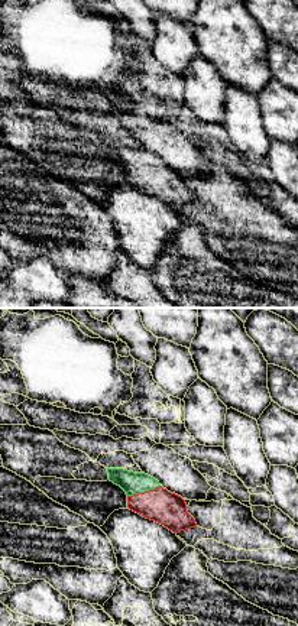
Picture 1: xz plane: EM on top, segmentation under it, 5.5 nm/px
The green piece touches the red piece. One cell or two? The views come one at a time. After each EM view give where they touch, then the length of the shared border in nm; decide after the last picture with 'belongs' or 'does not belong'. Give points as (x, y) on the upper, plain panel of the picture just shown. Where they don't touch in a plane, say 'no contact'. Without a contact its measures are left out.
(143, 168) | 200 nm

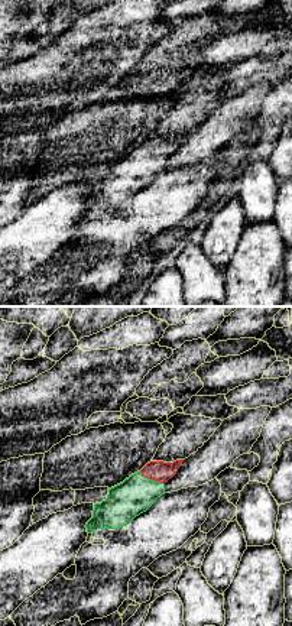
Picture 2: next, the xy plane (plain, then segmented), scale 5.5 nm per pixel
(152, 156) | 160 nm

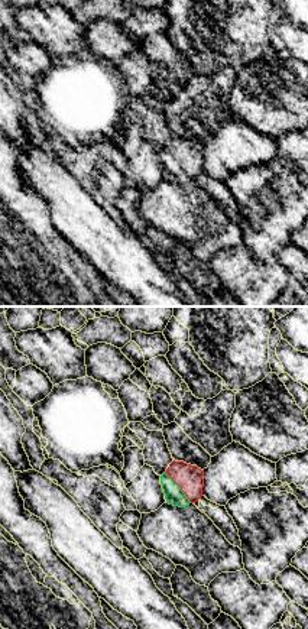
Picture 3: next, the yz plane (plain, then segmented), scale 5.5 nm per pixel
(180, 164) | 220 nm

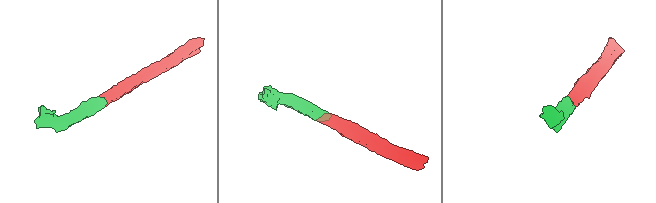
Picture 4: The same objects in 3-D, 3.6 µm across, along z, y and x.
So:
belongs

